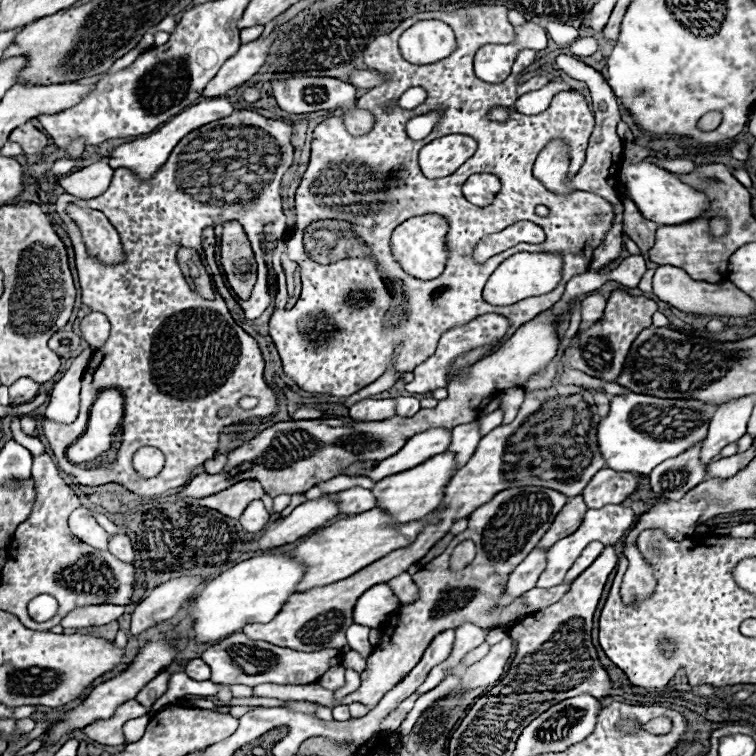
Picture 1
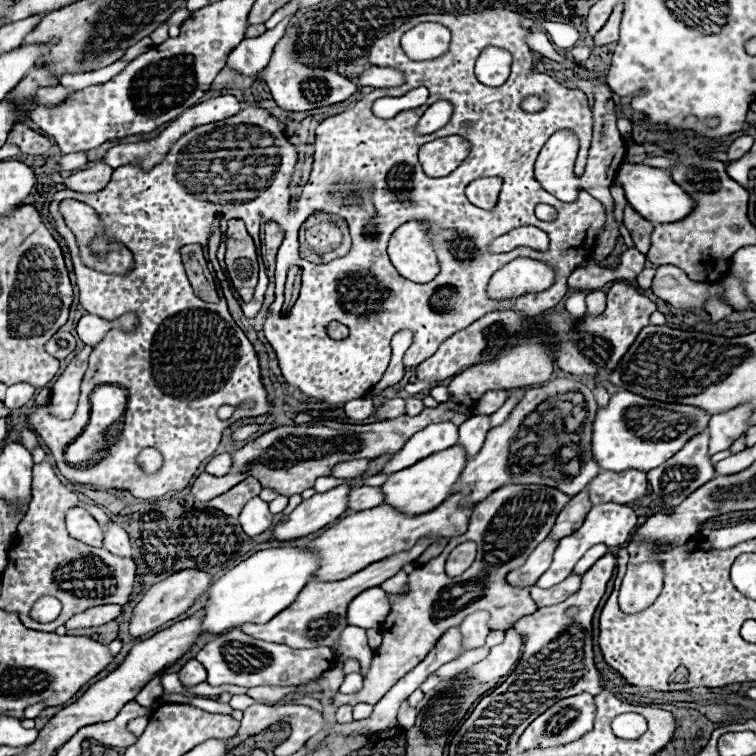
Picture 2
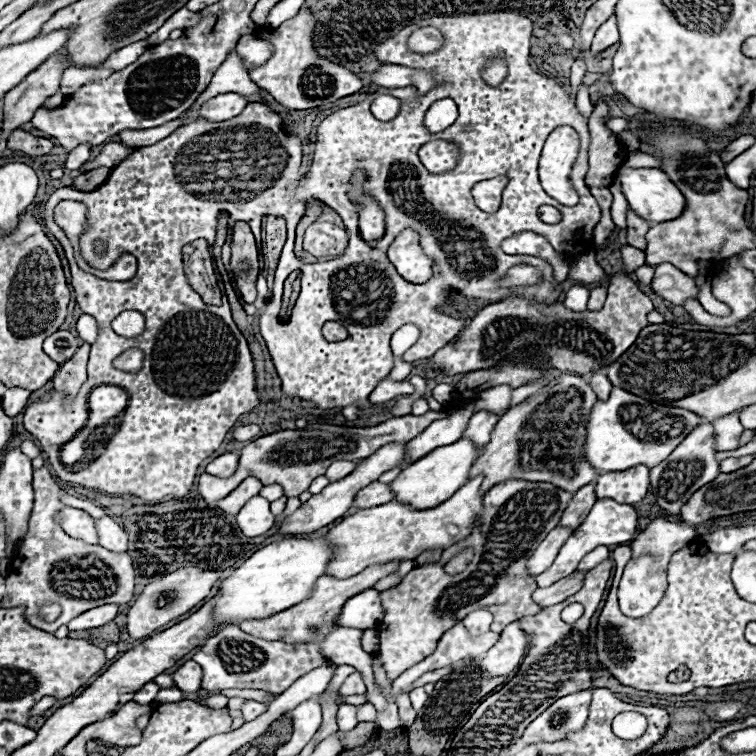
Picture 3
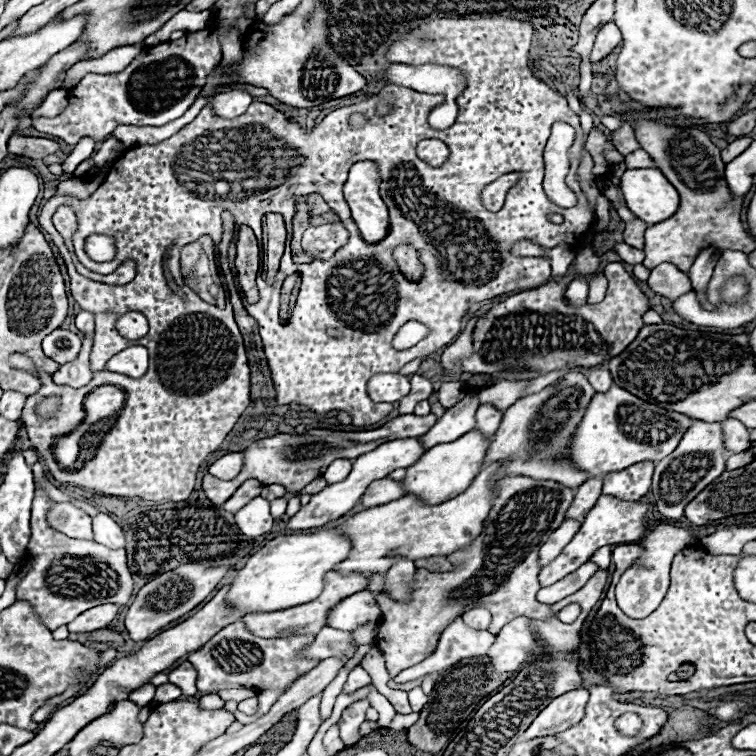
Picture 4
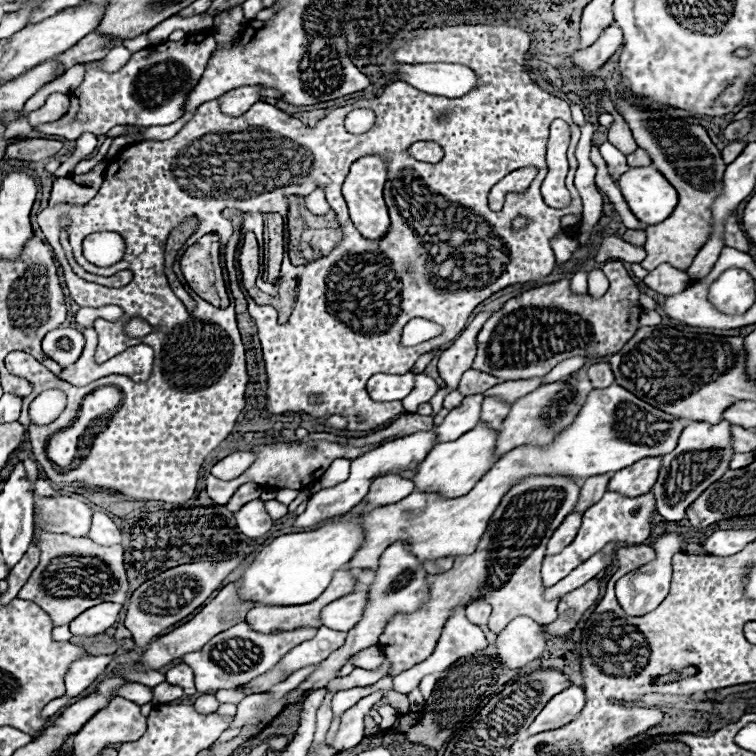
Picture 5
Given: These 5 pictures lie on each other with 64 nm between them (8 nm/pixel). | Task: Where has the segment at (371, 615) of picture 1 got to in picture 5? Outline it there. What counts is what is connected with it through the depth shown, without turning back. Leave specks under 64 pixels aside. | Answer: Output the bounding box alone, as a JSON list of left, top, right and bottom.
[320,592,368,632]

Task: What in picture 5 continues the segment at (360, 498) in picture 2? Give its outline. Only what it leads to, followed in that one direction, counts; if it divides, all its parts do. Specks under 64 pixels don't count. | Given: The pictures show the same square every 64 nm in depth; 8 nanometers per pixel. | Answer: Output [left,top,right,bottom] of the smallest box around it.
[366,474,414,506]

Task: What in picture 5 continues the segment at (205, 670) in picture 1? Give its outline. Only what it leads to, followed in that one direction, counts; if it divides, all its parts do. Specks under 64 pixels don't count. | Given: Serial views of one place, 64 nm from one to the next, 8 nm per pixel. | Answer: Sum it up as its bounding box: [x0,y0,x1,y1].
[166,664,194,694]

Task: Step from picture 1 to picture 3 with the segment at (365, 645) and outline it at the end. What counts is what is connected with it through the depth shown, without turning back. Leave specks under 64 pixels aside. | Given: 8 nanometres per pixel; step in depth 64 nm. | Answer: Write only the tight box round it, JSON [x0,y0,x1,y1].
[320,628,374,684]

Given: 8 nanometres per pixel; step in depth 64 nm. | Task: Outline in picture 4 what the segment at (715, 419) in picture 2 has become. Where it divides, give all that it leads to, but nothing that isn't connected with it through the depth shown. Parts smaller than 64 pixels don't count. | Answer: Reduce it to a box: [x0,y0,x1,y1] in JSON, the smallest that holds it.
[722,418,750,452]

